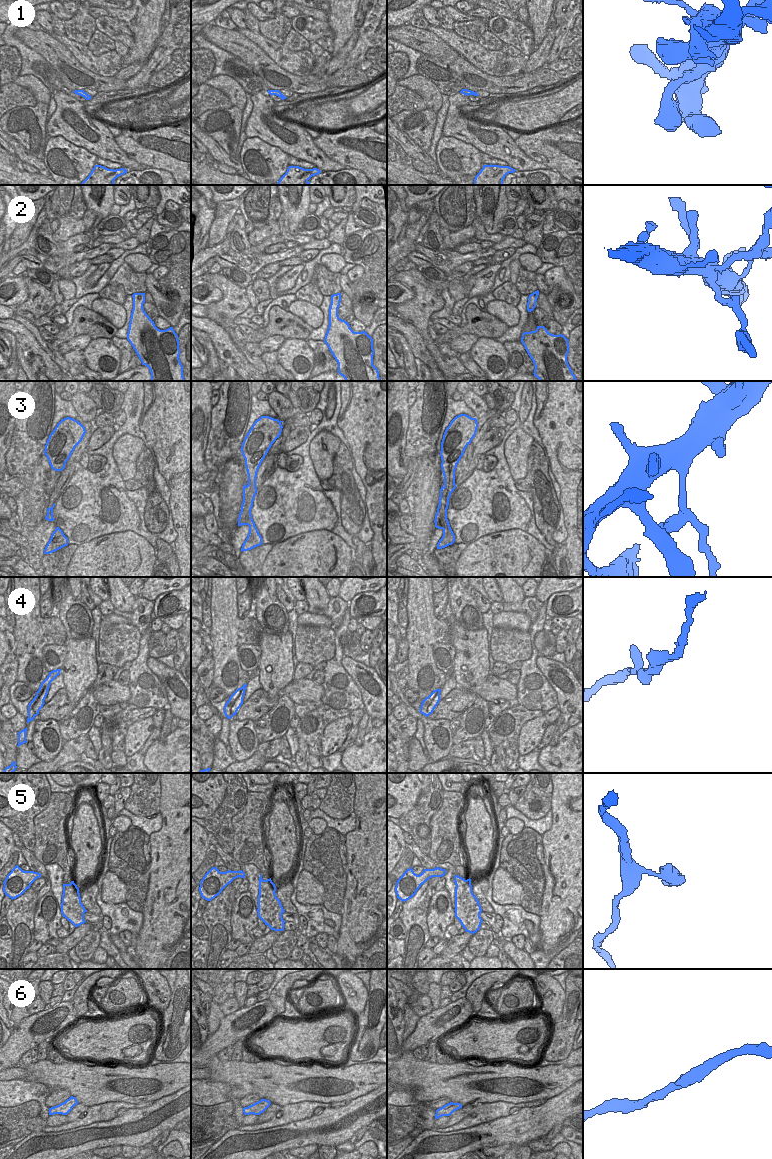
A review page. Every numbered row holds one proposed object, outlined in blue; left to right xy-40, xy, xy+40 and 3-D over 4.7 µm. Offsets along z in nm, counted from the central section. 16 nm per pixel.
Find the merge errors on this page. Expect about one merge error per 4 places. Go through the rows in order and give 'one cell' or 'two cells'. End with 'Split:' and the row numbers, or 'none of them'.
1: one cell
2: one cell
3: two cells
4: two cells
5: one cell
6: one cell
Split: 3, 4

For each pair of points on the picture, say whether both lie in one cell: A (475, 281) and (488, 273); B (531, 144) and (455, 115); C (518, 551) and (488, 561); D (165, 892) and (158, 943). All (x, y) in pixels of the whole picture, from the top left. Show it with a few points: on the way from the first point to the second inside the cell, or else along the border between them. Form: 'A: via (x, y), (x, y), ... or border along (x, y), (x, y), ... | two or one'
A: via (478, 281), (485, 276) | one
B: border along (514, 141), (530, 159) | two
C: via (511, 557), (507, 561), (495, 561) | one
D: via (162, 905), (162, 930) | one

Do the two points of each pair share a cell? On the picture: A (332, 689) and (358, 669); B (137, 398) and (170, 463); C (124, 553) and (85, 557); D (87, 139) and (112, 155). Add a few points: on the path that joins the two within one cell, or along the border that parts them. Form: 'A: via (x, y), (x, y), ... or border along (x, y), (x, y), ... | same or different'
A: border along (343, 656), (341, 665), (361, 695) | different
B: border along (144, 391), (139, 419), (142, 432) | different
C: via (114, 554), (95, 557) | same
D: via (93, 143), (100, 143), (106, 149) | same

